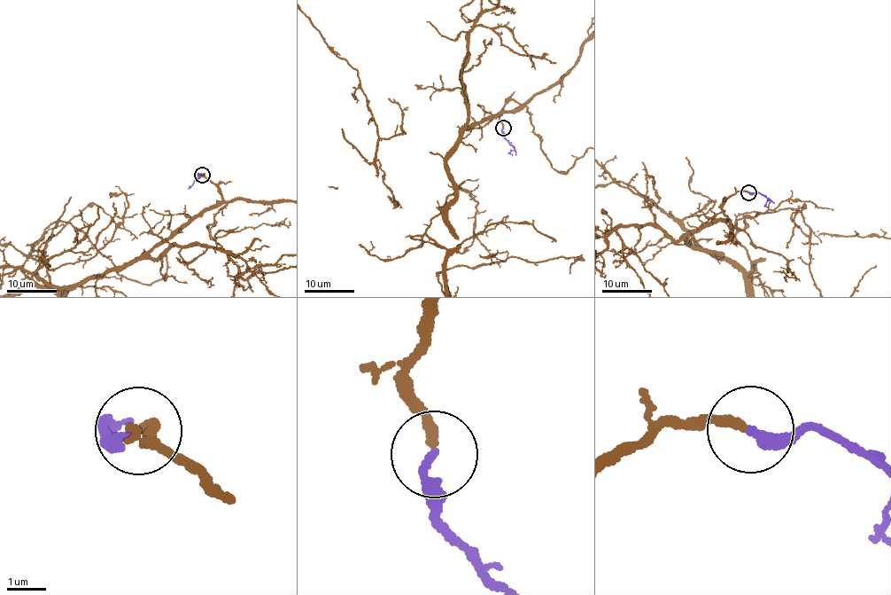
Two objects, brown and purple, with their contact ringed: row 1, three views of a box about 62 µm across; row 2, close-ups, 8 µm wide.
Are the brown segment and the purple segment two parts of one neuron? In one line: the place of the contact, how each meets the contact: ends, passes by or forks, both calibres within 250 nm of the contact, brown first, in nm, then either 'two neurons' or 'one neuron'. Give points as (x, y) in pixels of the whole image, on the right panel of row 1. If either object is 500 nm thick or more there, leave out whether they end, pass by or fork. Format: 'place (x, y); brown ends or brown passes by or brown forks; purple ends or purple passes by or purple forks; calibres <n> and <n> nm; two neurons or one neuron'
place (748, 192); brown ends; purple ends; calibres 260 and 240 nm; one neuron

